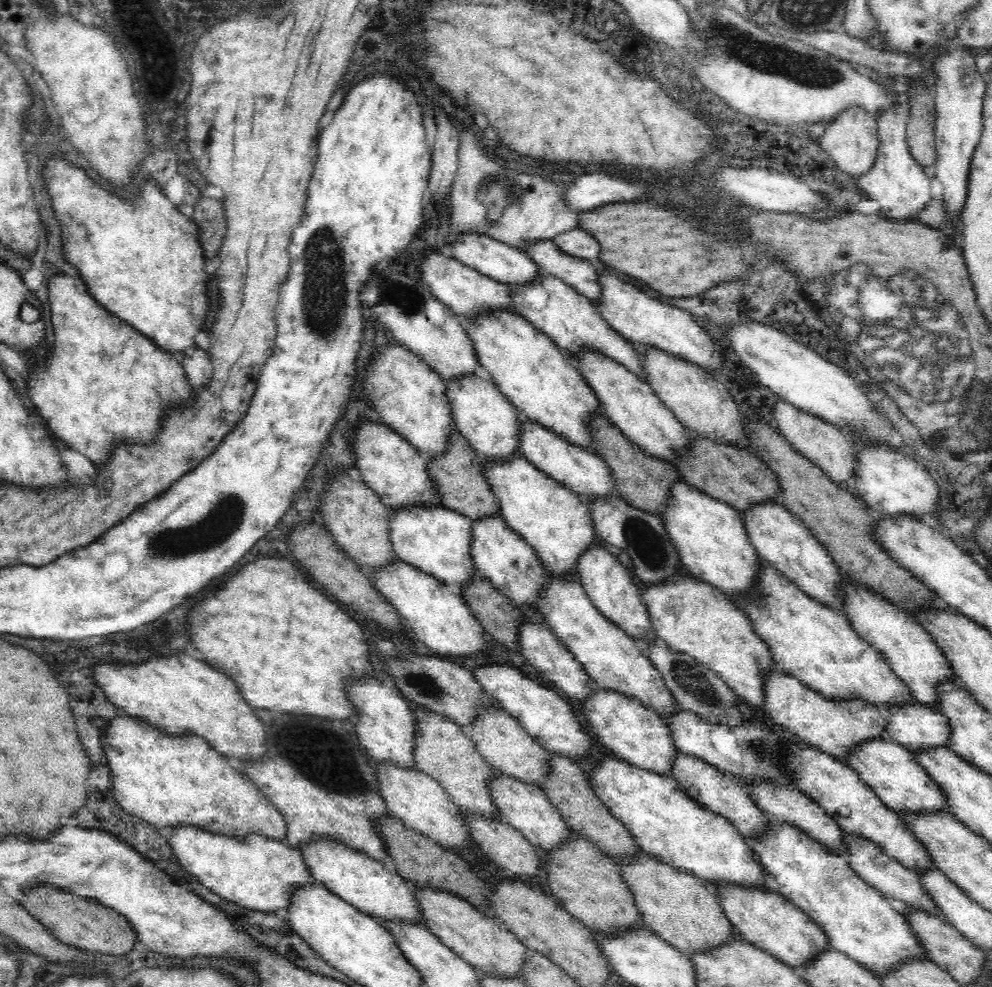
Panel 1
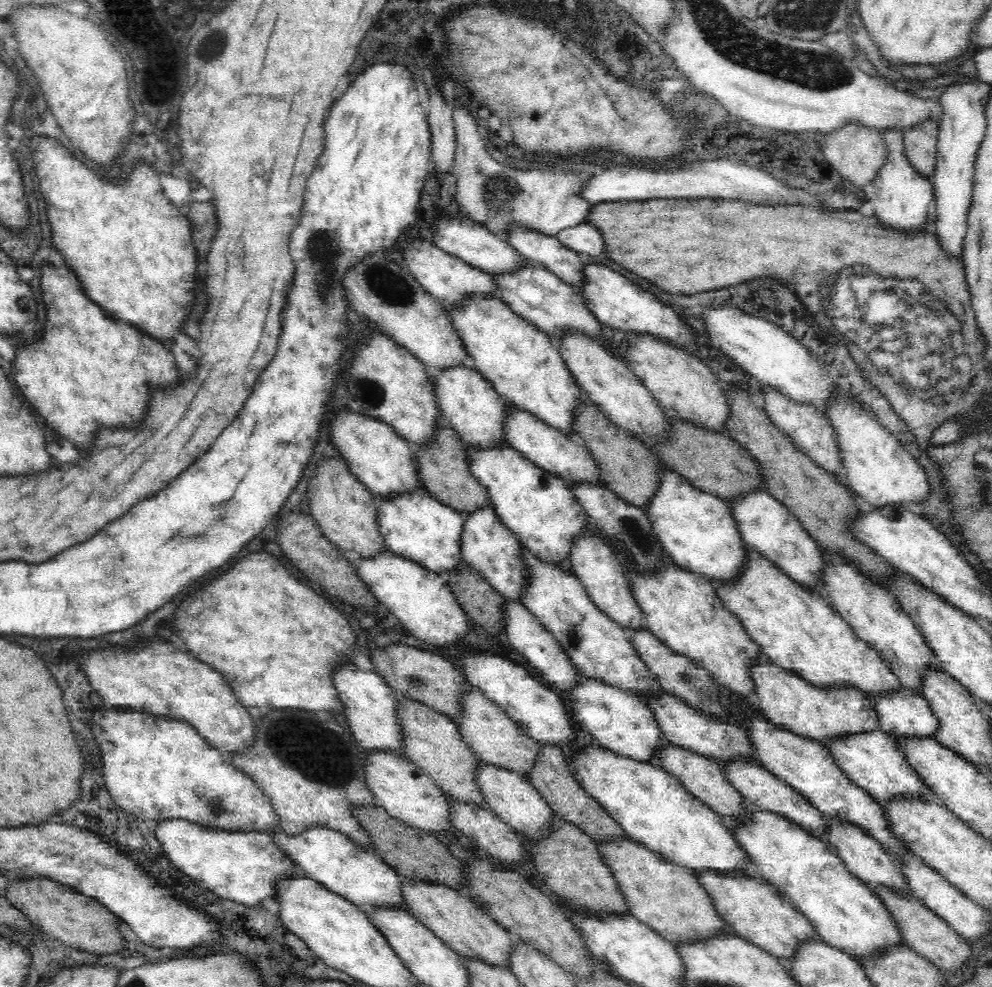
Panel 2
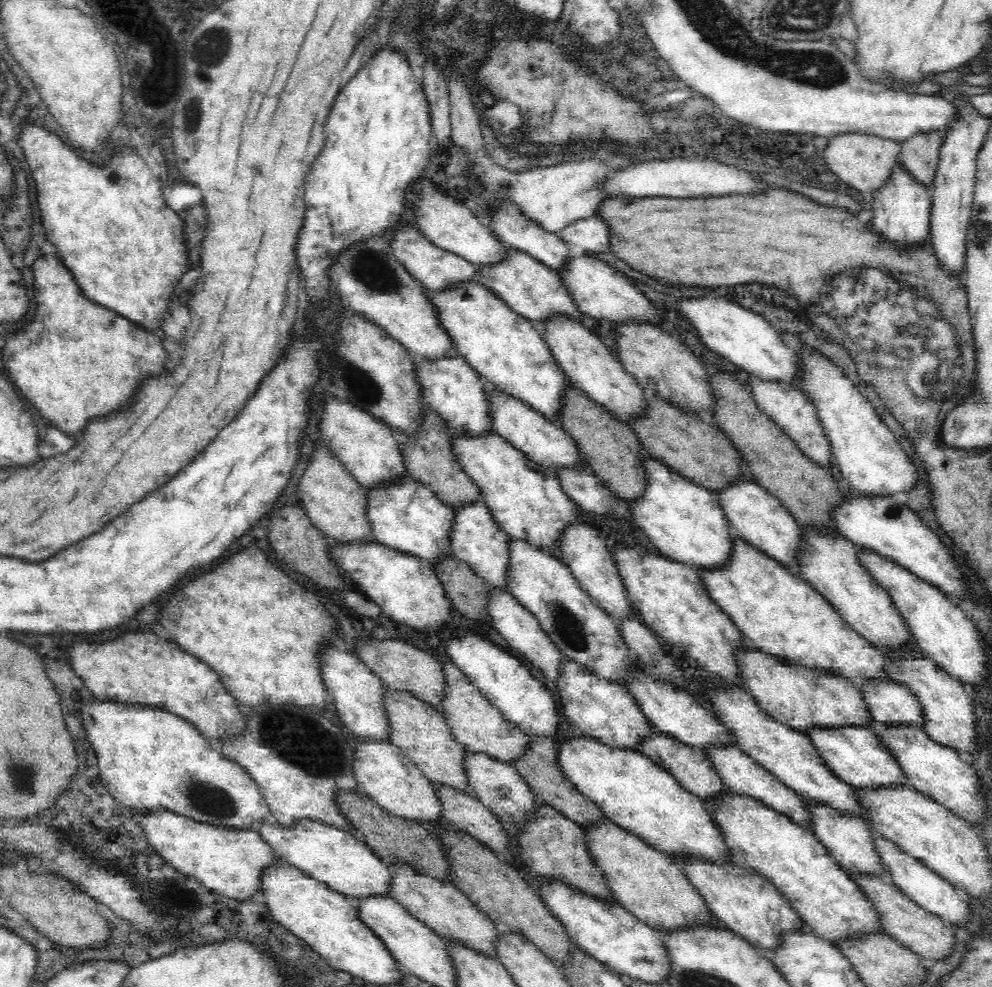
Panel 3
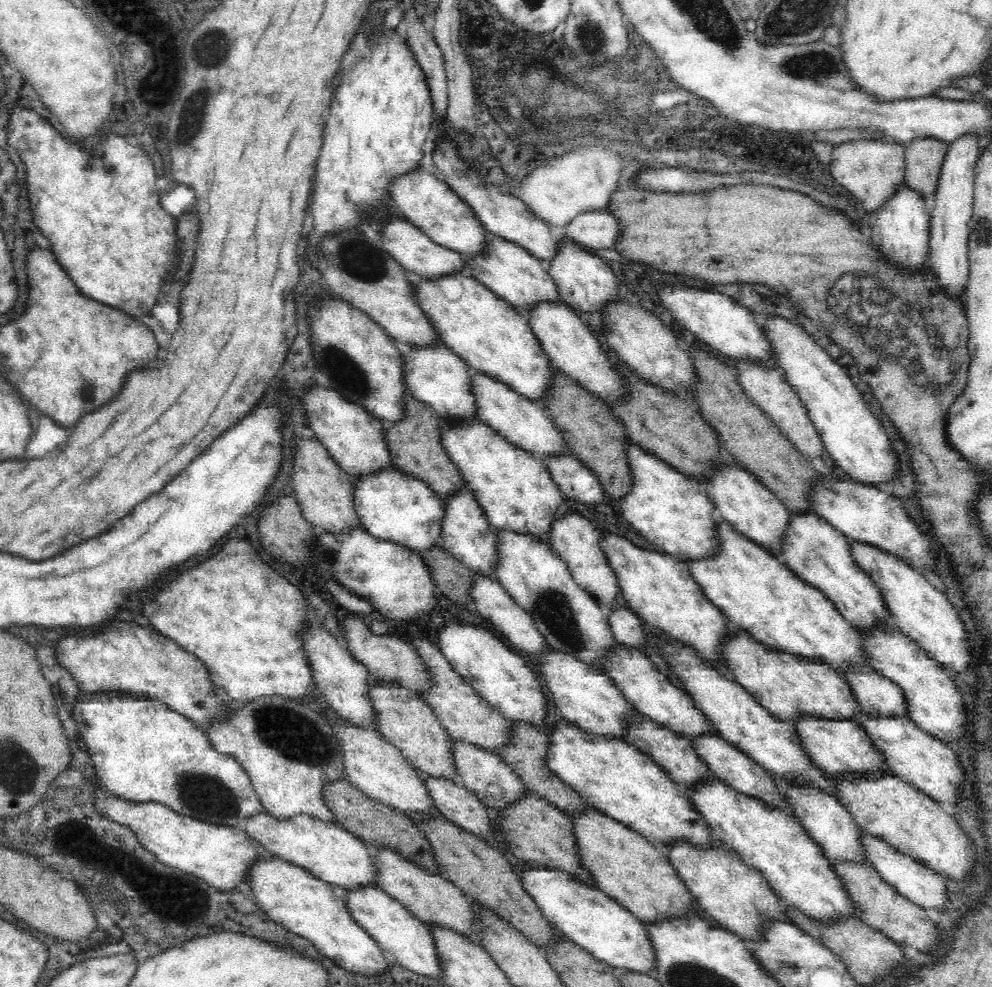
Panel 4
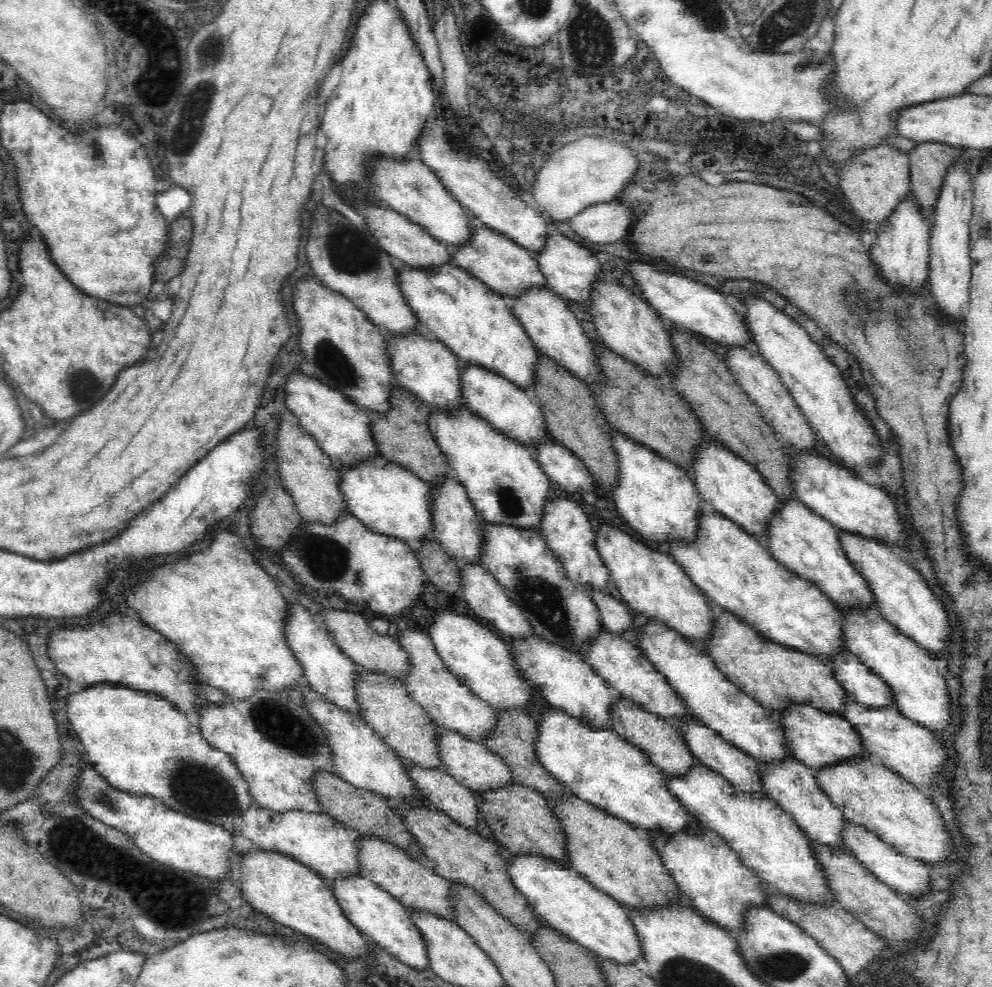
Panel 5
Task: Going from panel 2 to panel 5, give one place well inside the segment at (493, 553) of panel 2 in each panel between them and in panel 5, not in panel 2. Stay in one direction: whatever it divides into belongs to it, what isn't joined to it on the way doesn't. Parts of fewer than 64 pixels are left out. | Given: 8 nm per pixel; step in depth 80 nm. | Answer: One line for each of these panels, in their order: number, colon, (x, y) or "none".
3: (475, 539)
4: (466, 534)
5: (456, 525)

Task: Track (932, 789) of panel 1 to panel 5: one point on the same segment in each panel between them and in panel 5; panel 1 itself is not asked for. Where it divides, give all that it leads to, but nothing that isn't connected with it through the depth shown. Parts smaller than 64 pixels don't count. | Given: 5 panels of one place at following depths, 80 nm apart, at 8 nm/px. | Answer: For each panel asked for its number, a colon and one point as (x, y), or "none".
2: (872, 760)
3: (855, 755)
4: (836, 747)
5: (818, 739)

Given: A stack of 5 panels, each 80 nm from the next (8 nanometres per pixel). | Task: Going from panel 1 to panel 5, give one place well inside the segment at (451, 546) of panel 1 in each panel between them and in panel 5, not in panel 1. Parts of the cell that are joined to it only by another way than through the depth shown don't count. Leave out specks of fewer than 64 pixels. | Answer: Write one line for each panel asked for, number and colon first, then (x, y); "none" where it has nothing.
2: (414, 525)
3: (405, 515)
4: (393, 506)
5: (389, 499)

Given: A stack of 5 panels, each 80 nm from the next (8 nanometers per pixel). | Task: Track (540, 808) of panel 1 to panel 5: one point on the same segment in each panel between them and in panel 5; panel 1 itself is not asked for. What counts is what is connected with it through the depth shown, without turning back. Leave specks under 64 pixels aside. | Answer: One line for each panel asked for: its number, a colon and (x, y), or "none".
2: (508, 795)
3: (498, 785)
4: (485, 774)
5: (472, 765)

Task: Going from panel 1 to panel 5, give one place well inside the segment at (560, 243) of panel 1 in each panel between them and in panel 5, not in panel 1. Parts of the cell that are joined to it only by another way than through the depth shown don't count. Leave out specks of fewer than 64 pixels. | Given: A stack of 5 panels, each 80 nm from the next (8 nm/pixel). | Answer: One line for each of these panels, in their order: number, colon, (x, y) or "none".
2: (583, 239)
3: (590, 233)
4: (597, 229)
5: (603, 223)

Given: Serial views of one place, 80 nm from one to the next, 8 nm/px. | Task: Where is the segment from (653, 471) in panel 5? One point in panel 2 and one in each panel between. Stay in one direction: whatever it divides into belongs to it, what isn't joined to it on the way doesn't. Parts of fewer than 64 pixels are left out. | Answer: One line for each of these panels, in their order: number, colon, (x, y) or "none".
2: (696, 529)
3: (684, 521)
4: (672, 511)

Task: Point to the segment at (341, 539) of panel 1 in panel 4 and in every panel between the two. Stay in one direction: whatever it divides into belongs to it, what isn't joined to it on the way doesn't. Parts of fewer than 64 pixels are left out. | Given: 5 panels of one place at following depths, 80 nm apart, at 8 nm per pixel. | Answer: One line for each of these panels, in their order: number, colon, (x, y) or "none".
2: (344, 509)
3: (335, 502)
4: (325, 493)

